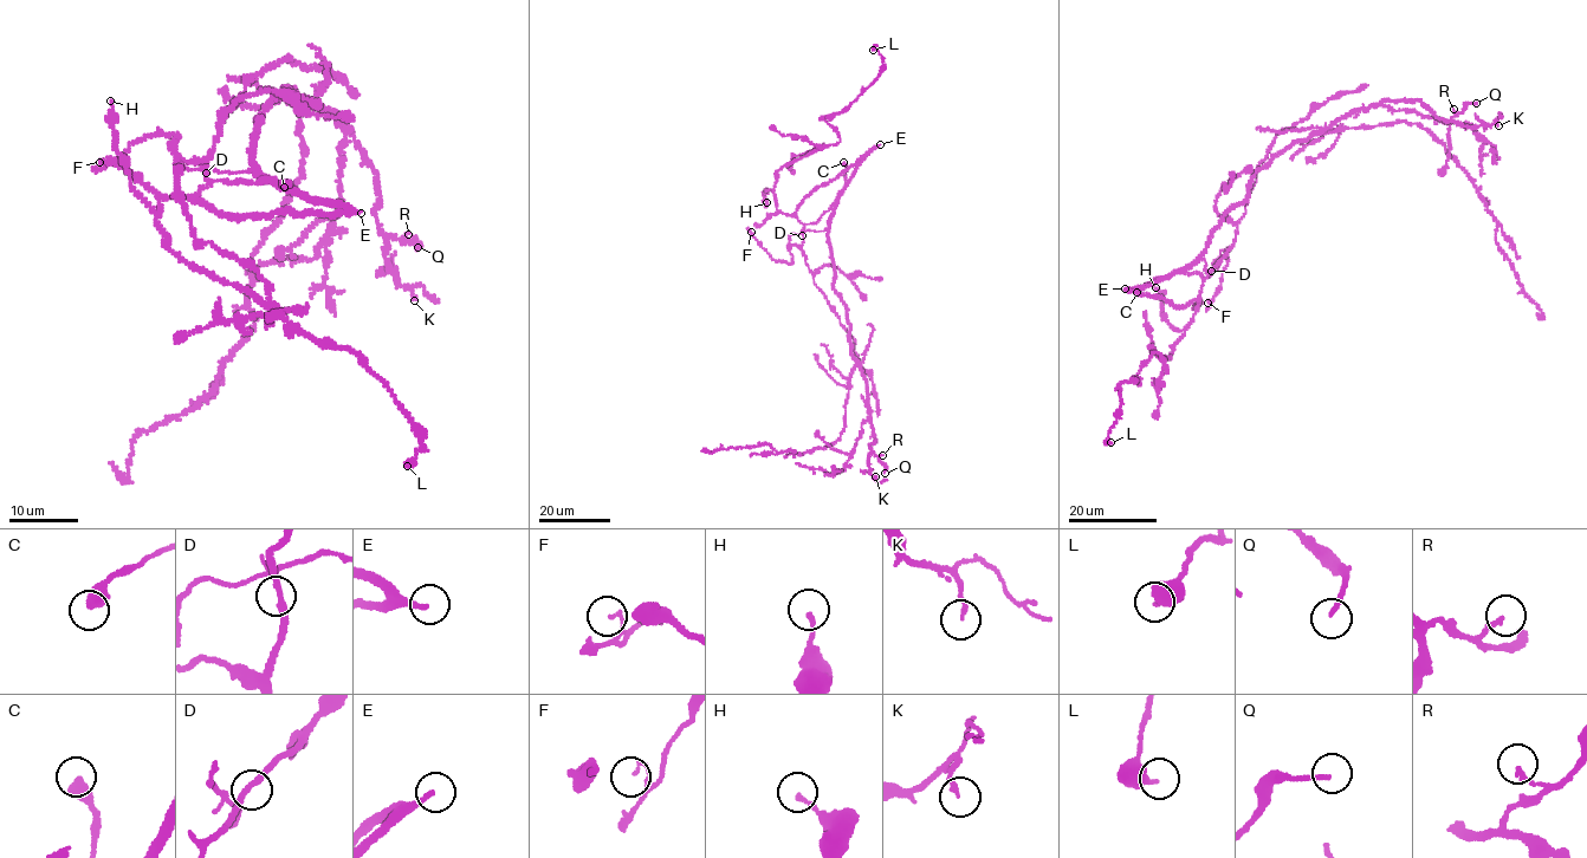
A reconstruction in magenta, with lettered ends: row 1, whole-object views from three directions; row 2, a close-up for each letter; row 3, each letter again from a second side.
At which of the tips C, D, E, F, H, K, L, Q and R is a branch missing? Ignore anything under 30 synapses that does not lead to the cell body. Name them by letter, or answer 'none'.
E

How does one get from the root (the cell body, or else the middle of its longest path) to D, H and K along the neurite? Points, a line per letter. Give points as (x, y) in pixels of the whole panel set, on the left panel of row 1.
D: (253, 145), (256, 175), (270, 180), (231, 184), (209, 181), (206, 173)
H: (253, 145), (256, 175), (270, 180), (212, 182), (192, 197), (160, 200), (155, 215), (115, 147), (110, 101)
K: (253, 145), (260, 112), (287, 90), (312, 109), (337, 115), (376, 175), (387, 264), (414, 300)

